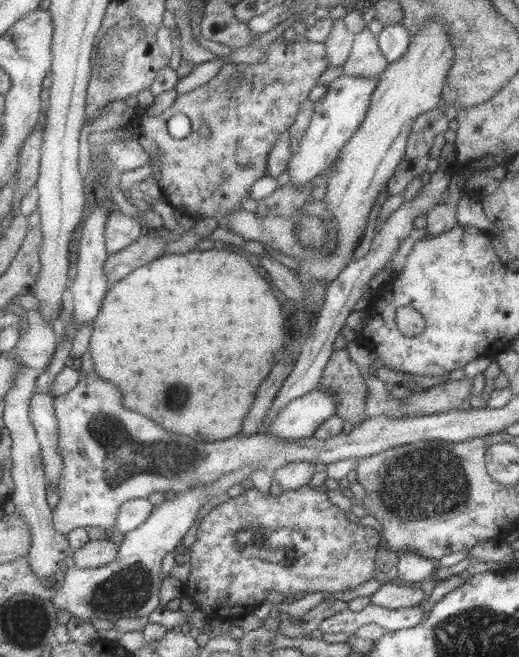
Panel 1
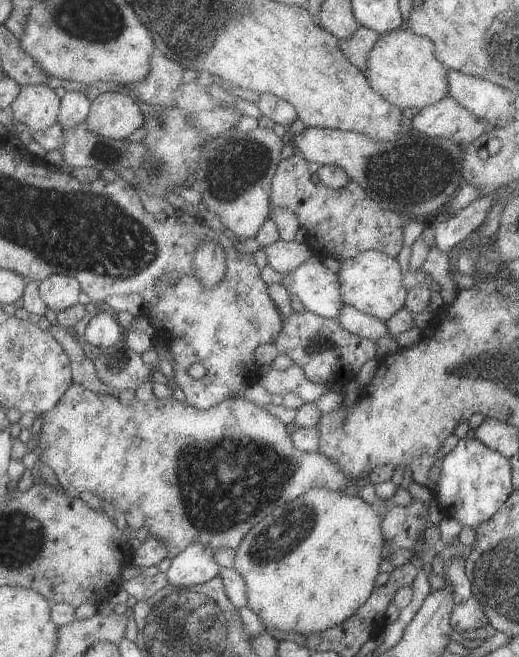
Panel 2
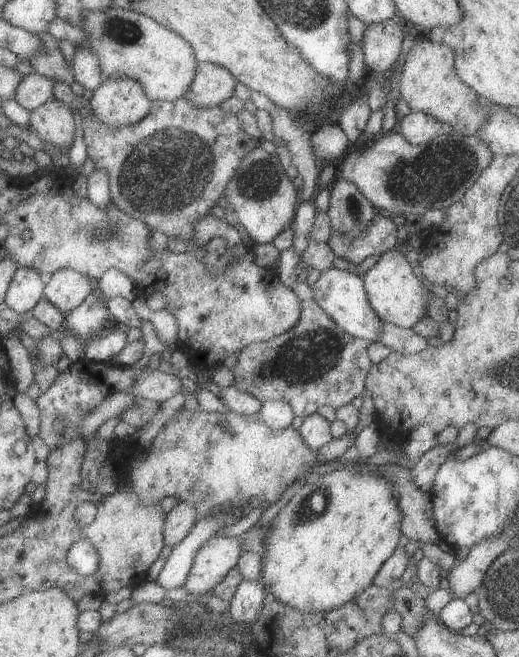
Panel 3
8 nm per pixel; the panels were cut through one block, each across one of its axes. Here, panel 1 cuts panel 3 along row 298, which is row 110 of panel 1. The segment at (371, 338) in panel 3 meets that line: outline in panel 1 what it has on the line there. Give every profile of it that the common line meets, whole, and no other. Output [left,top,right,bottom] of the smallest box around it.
[286,75,379,185]

